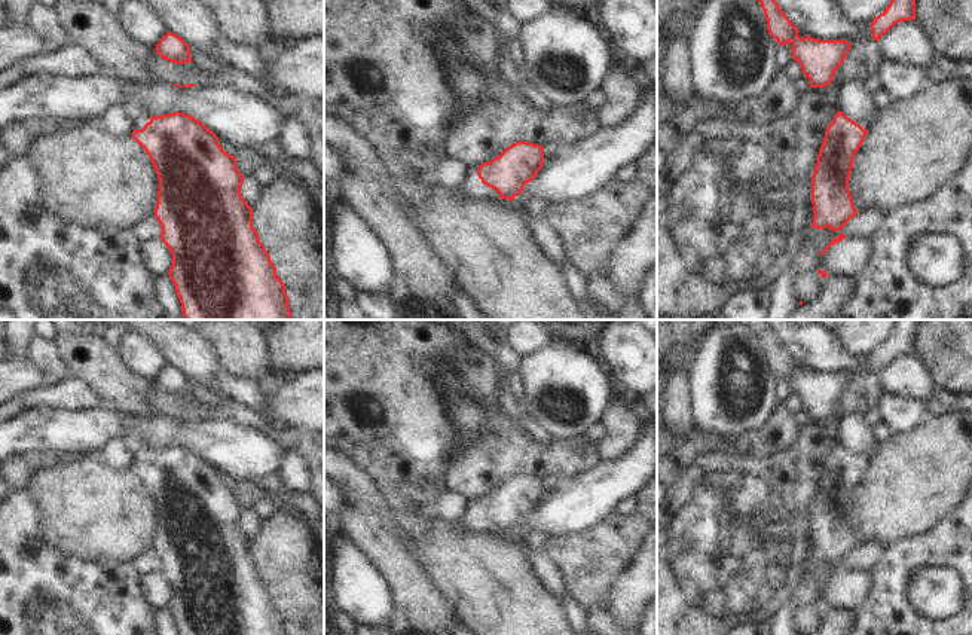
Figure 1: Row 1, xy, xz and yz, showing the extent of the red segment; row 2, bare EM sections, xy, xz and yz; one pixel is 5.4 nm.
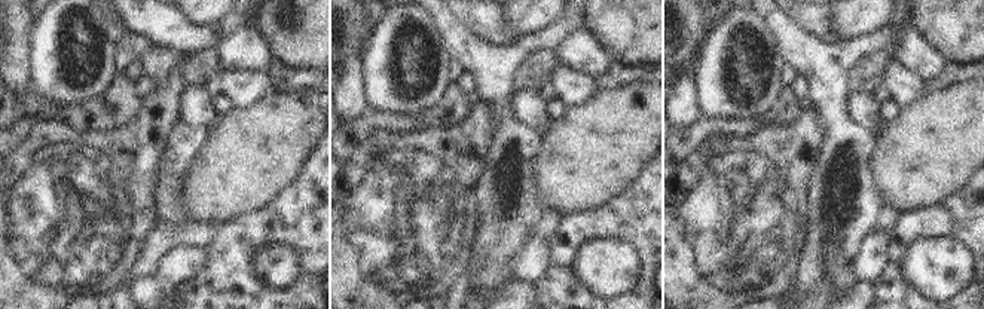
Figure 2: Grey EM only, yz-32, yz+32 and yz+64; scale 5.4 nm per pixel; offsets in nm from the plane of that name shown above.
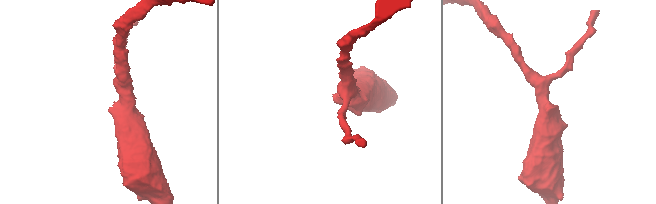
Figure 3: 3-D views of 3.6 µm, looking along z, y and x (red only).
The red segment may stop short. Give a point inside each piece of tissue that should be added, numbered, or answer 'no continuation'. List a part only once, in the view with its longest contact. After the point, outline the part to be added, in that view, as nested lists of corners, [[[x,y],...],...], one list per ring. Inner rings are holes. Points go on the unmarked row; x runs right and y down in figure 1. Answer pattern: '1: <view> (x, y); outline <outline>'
1: xz (471, 521); outline [[[467,501],[464,515],[453,522],[453,526],[462,532],[499,532],[499,526],[483,518],[477,509],[477,501]]]

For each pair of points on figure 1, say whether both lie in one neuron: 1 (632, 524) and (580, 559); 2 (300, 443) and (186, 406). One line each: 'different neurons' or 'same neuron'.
1: same neuron
2: same neuron

